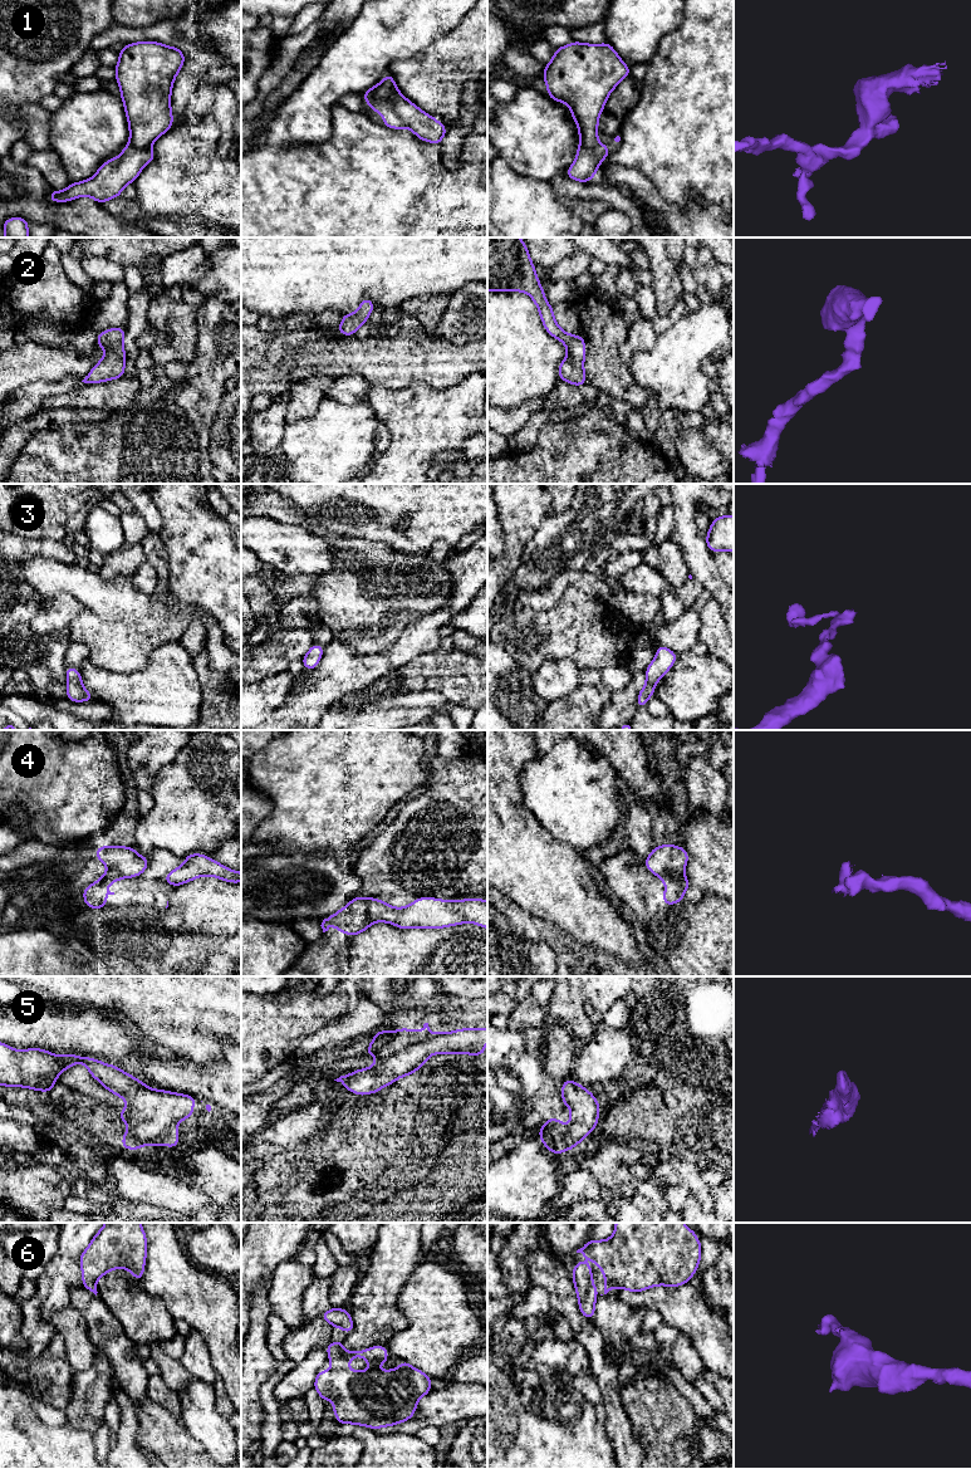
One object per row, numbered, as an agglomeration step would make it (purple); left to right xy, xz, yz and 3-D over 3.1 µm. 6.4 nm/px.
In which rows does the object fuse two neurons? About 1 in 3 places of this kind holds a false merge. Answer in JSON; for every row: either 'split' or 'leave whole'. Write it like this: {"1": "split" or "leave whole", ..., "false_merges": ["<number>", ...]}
{"1": "split", "2": "leave whole", "3": "leave whole", "4": "split", "5": "leave whole", "6": "leave whole", "false_merges": ["1", "4"]}

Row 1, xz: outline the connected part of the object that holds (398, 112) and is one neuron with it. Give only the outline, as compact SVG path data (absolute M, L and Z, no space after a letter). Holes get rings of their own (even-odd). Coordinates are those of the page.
M379 84L362 93L372 111L379 112L384 119L382 123L392 129L410 128L421 141L441 145L447 127L432 116L421 111L401 92L396 92L388 99L376 99L374 92Z

